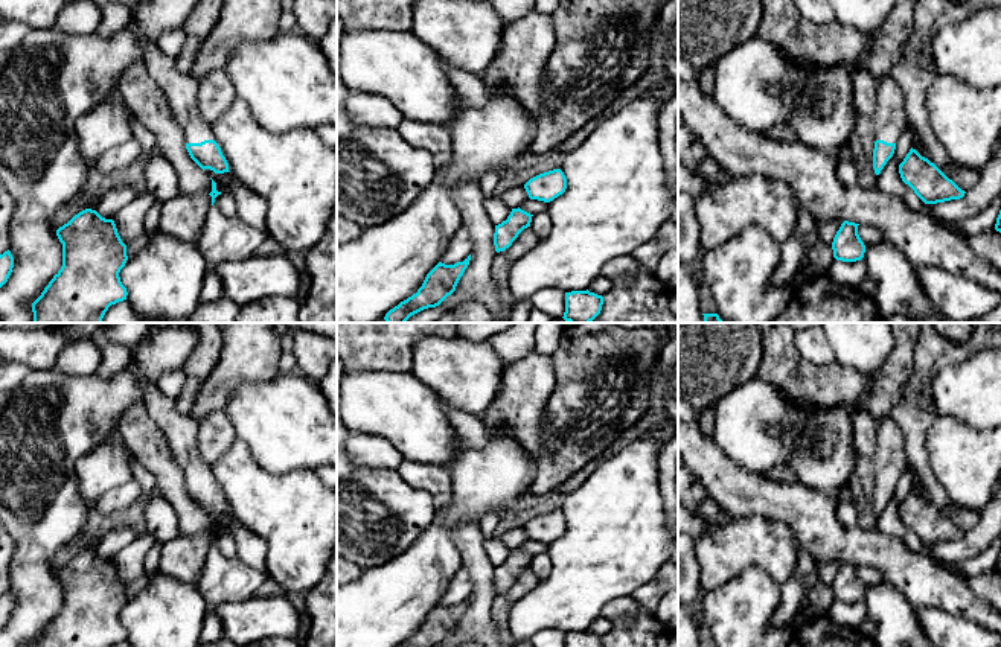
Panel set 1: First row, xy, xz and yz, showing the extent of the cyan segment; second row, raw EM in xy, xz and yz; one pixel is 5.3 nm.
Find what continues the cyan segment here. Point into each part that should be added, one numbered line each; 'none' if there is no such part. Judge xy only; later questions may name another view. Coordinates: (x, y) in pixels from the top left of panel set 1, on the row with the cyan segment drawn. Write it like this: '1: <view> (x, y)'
1: xy (182, 92)

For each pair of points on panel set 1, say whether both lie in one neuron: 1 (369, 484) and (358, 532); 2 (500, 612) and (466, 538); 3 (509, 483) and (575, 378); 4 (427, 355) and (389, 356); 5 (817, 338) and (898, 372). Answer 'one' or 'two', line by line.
1: one
2: two
3: two
4: two
5: two

